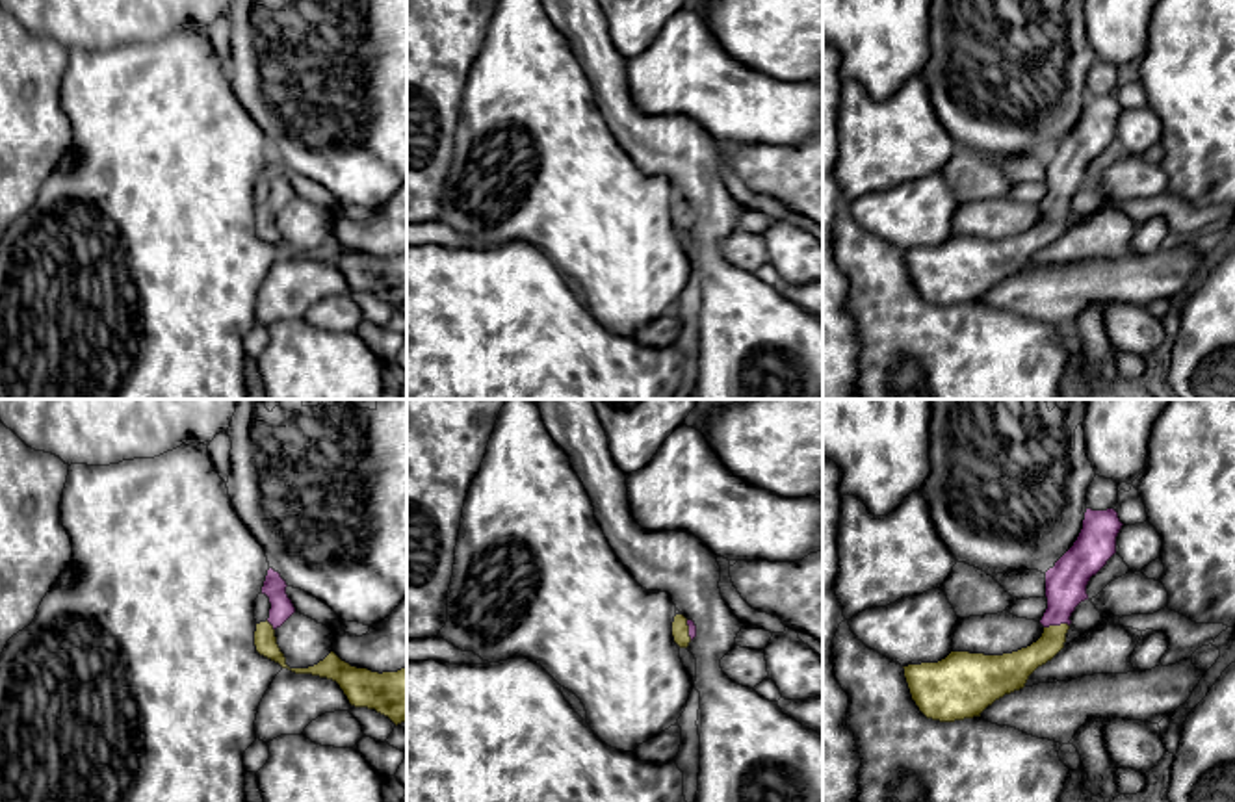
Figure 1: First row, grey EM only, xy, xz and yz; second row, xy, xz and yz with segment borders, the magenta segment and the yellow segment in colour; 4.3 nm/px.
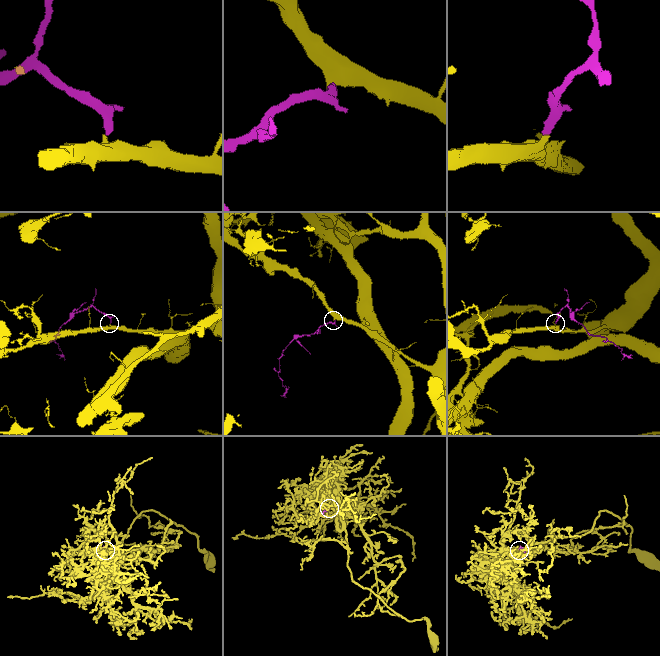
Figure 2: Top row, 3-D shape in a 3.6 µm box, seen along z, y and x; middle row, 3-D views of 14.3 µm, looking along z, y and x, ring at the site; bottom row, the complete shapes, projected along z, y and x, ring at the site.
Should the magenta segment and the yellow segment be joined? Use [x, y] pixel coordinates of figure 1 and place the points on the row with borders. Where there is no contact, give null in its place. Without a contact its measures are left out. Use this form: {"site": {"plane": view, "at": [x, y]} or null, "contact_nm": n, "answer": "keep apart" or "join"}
{"site": {"plane": "yz", "at": [1055, 624]}, "contact_nm": 110, "answer": "join"}

